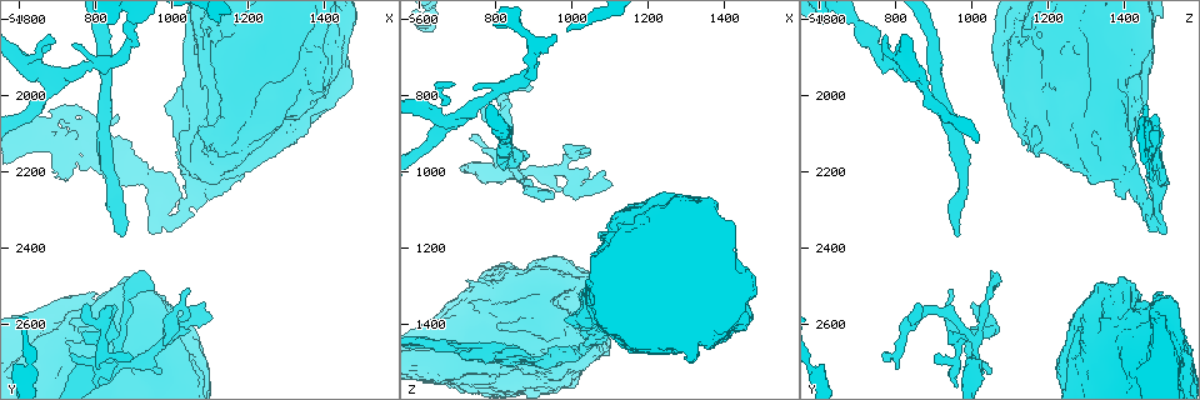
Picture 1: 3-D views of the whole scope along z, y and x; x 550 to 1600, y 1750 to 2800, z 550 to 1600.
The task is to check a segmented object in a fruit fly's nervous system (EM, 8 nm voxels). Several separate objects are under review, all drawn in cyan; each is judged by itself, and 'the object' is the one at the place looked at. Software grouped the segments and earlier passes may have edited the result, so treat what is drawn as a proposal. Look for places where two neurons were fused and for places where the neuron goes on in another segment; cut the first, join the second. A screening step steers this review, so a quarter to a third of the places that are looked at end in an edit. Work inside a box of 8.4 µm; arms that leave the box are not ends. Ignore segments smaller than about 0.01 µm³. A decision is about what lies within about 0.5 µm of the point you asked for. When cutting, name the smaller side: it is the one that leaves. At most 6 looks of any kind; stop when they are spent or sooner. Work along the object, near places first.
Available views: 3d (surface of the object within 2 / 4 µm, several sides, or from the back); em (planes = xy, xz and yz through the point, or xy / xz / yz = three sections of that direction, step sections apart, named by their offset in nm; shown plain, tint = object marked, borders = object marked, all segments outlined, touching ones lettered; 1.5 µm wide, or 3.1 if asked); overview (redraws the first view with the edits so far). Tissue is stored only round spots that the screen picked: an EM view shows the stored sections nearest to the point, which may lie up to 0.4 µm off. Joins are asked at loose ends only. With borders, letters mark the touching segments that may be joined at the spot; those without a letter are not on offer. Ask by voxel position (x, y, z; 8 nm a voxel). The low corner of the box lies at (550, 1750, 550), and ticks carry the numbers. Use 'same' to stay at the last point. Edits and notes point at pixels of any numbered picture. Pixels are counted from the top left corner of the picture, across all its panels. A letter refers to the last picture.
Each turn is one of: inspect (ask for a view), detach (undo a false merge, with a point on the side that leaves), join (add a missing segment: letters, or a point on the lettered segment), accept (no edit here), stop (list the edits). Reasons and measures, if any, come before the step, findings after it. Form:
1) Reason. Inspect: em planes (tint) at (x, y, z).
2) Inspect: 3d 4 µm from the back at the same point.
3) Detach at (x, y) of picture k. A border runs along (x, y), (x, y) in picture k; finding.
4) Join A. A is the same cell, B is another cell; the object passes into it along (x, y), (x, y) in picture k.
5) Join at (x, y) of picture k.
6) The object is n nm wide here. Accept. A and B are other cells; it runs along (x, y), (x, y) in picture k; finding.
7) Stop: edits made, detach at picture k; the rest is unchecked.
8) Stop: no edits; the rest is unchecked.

Branch stops here. Inspect: 3d 2 µm at (885, 2680, 770).

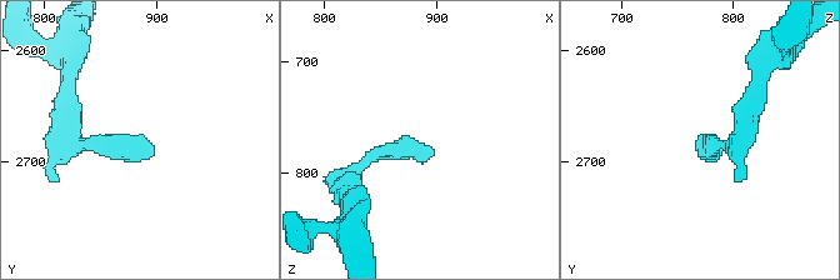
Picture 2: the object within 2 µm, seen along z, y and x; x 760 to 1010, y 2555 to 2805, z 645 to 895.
Inspect: em xz step 8 (tint) at (890, 2682, 776).

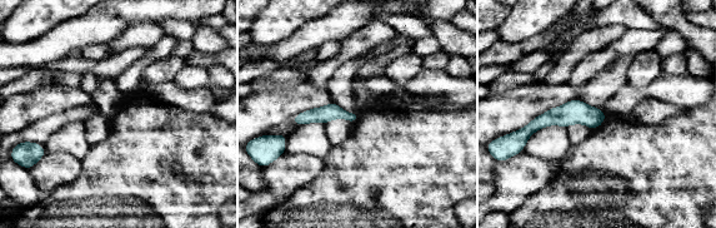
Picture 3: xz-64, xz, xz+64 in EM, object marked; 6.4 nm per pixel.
Another direction. Inspect: em planes (borders) at the same point.

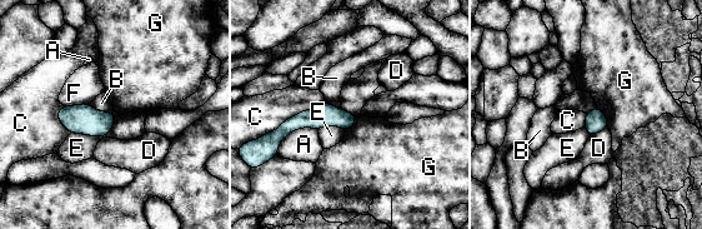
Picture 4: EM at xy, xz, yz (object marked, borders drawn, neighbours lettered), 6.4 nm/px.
The longest contact is with C, 460 nm. Accept. A, B, C, D, E, F and G are other cells; a border runs along (325, 100), (285, 119), (265, 135) in picture 4; none of them fits.

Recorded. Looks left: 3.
Side arm on a straight run. Inspect: 3d 2 µm at (880, 2605, 1030).

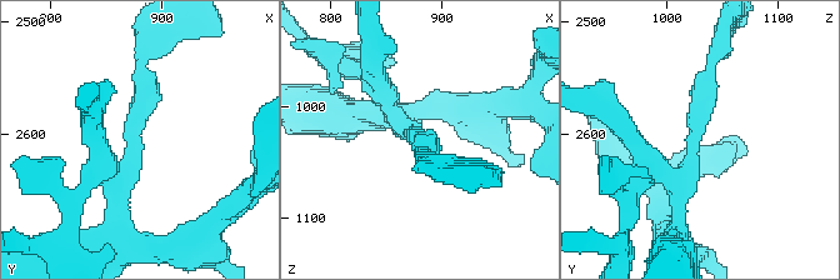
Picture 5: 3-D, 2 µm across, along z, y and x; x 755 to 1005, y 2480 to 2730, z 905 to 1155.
3 arms meet here; need the tissue. Inspect: em planes (borders) at (878, 2604, 1026).

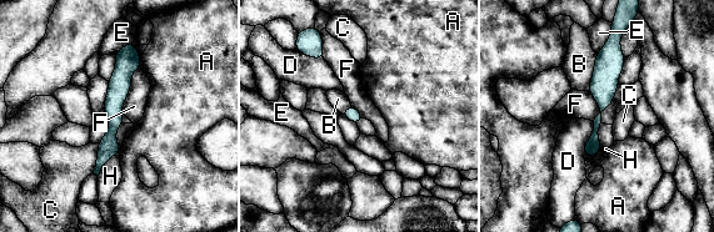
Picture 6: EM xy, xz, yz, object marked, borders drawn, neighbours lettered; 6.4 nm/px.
Accept. A, B, C, D, E, F and H are other cells; it runs along (130, 46), (99, 165) in picture 6; all the same neuron.

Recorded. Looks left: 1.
Stop: no edits; the rest is unchecked.

